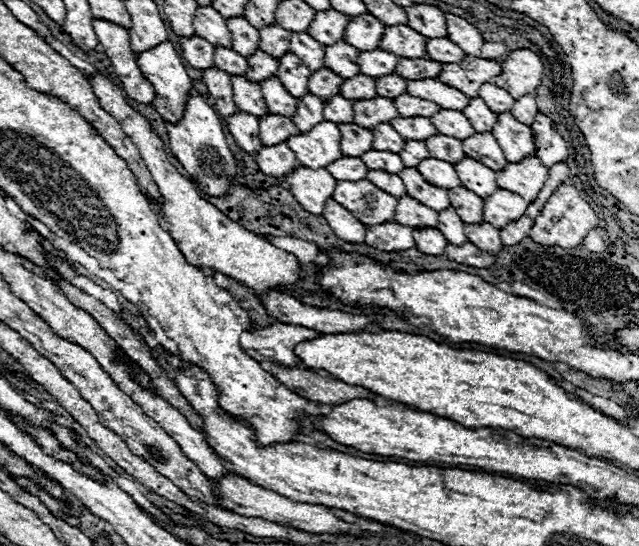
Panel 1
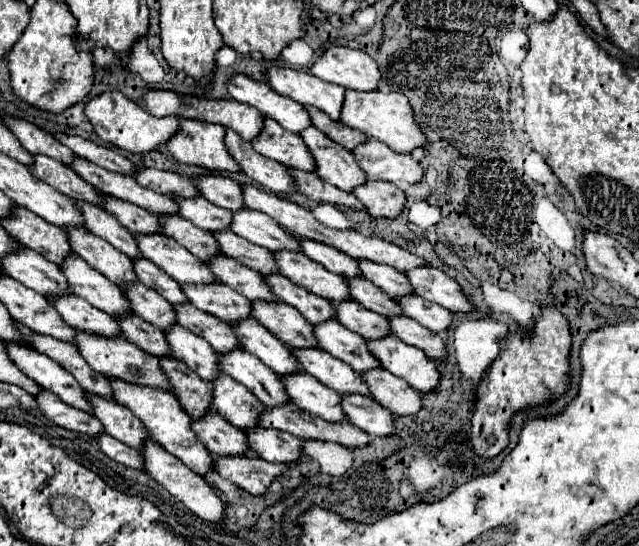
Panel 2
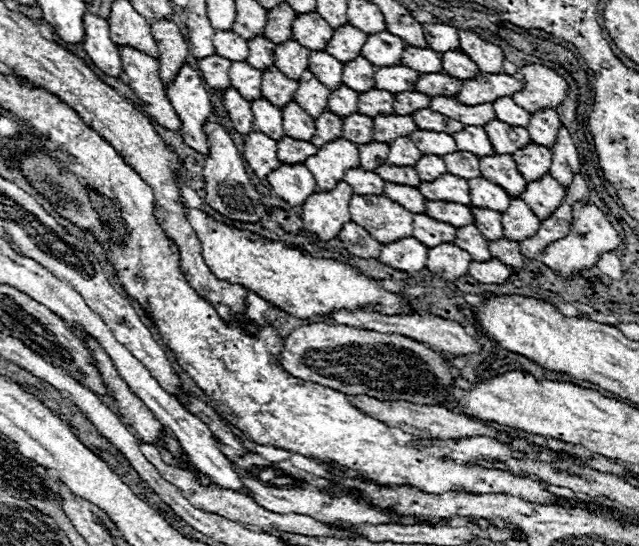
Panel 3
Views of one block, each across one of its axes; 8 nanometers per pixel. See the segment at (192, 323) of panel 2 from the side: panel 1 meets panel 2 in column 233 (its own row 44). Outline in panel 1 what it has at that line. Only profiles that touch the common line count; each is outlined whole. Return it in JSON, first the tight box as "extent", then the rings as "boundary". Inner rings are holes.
{"extent":[324,40,360,78],"boundary":[[[344,40],[324,46],[324,66],[328,66],[340,78],[352,78],[360,72],[356,68],[356,60],[358,60],[358,50]]]}

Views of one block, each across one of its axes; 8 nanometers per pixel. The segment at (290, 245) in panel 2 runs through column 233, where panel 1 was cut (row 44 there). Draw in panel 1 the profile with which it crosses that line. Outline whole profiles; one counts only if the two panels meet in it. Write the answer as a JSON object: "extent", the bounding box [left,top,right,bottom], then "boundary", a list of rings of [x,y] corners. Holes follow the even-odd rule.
{"extent":[192,6,232,46],"boundary":[[[198,6],[192,26],[196,30],[198,36],[204,36],[210,44],[224,44],[224,46],[232,46],[232,38],[230,32],[226,28],[226,20],[210,6]]]}

